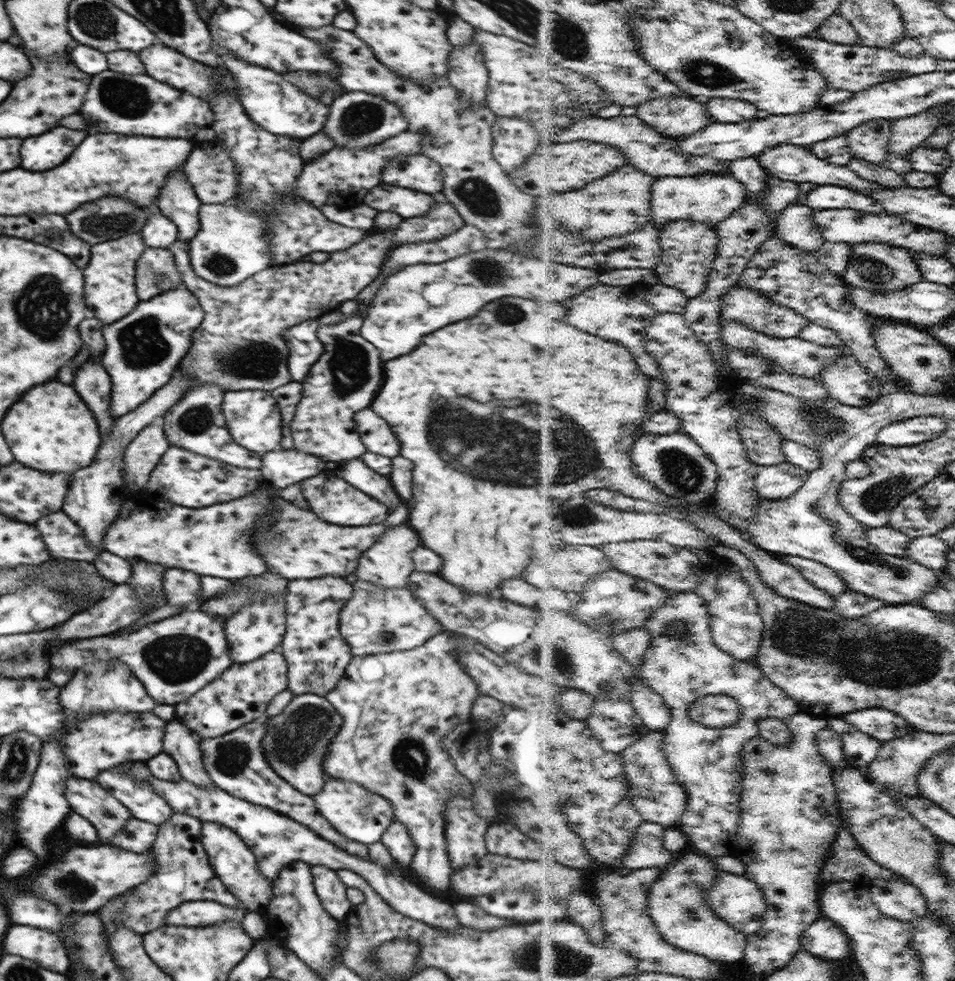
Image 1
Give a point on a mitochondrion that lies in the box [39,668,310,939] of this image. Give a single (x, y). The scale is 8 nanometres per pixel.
(77, 890)

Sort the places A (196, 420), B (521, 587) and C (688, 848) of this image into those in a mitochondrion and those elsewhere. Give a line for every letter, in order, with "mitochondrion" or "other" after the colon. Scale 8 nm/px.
A: mitochondrion
B: other
C: other

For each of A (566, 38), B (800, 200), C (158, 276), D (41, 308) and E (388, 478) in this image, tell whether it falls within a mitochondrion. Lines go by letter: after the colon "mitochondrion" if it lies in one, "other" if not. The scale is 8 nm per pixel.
A: mitochondrion
B: other
C: mitochondrion
D: mitochondrion
E: other

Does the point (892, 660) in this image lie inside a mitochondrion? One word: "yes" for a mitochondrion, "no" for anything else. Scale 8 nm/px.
yes

